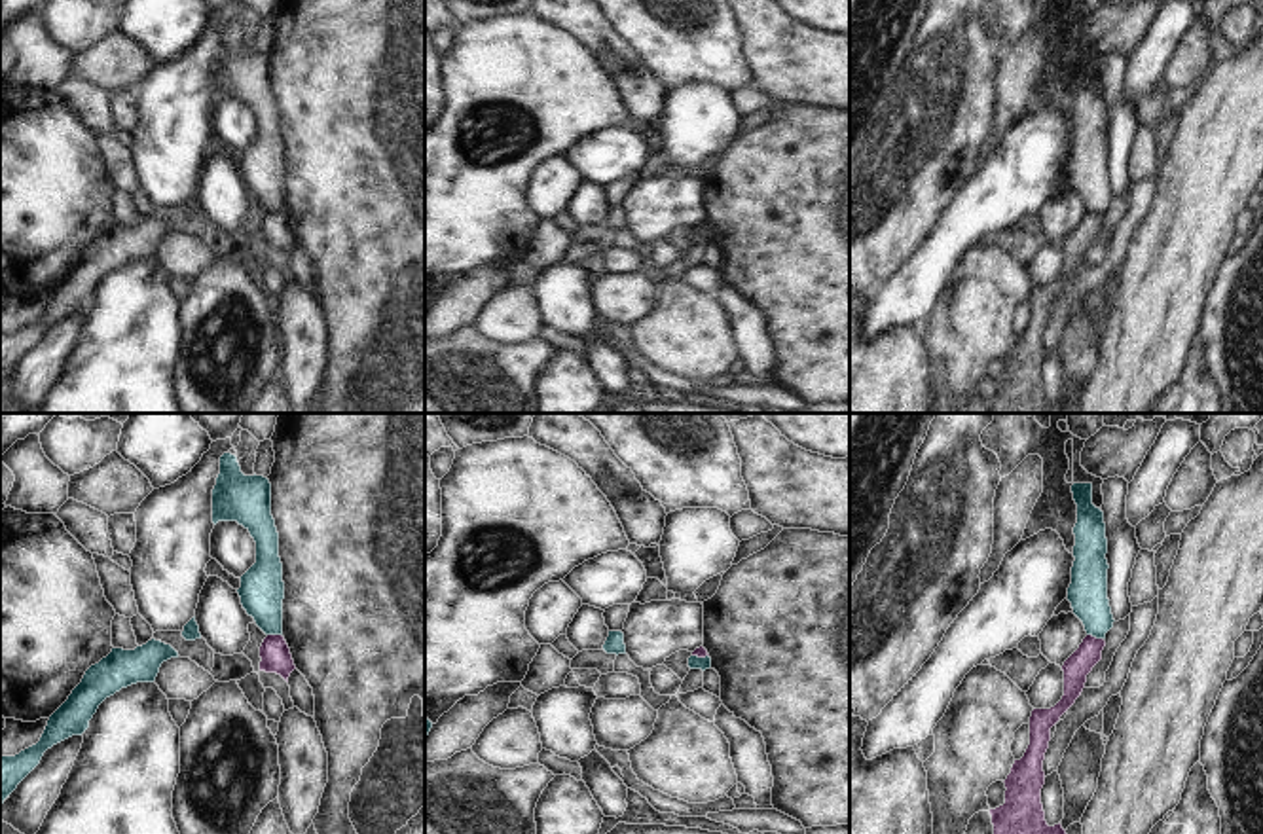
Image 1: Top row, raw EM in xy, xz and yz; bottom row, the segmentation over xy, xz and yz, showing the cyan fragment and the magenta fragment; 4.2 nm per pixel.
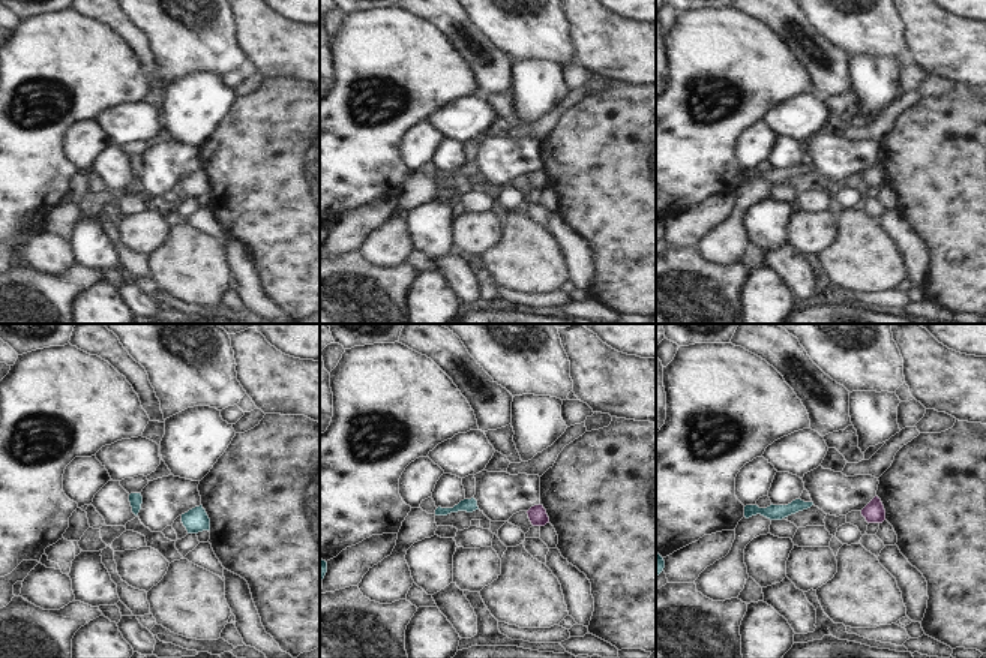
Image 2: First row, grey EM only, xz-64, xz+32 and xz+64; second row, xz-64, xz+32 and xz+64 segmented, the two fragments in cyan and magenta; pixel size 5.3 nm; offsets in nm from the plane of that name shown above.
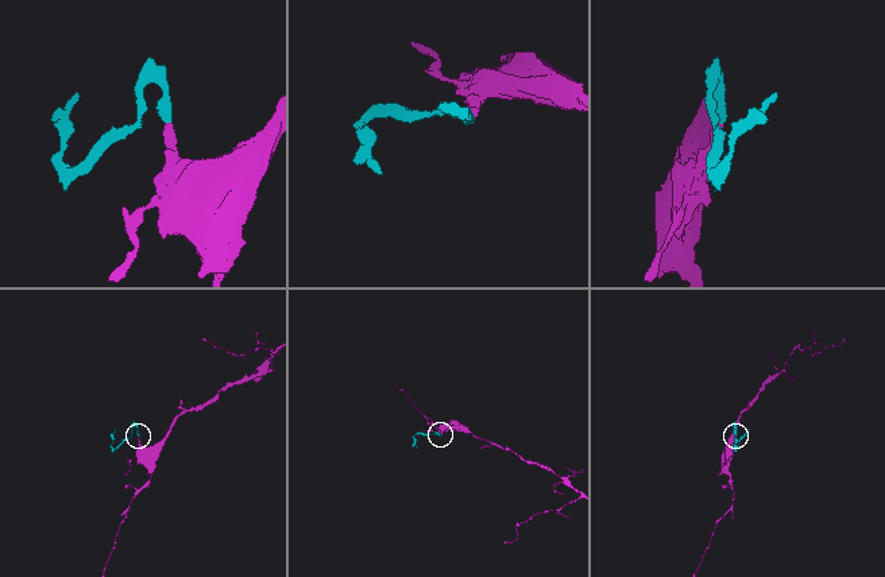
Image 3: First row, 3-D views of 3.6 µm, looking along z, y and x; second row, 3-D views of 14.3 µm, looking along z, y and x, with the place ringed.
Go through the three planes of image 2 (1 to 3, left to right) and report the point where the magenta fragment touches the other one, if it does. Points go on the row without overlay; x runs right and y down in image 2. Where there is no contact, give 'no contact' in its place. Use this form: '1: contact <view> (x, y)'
1: no contact
2: no contact
3: no contact

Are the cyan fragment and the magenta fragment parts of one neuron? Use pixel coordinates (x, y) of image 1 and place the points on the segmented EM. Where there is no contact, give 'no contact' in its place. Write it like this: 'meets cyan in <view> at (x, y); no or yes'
meets cyan in yz at (1095, 635); no

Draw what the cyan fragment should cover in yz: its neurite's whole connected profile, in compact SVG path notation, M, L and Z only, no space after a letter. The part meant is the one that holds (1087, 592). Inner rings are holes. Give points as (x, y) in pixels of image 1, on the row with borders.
M1073 483L1071 493L1077 504L1077 523L1068 601L1087 635L1106 639L1115 620L1107 599L1109 565L1104 512L1092 504L1092 483Z

